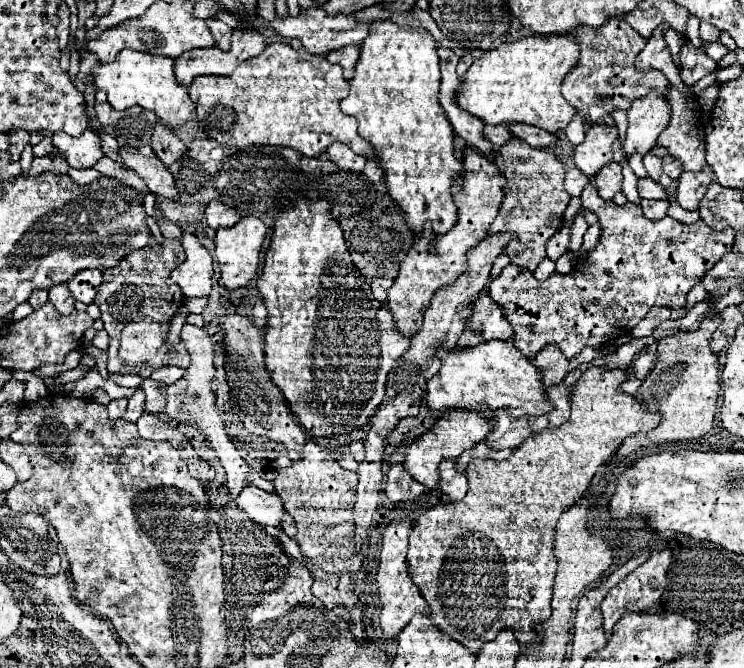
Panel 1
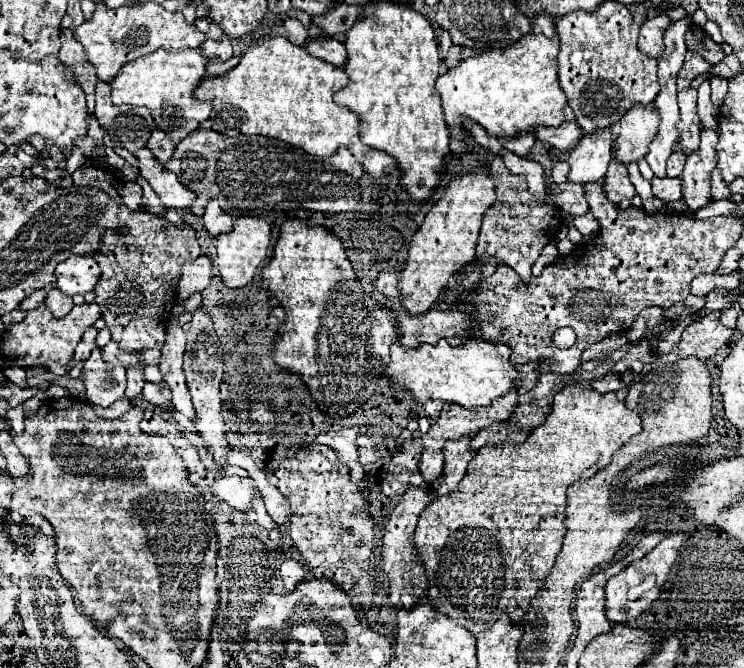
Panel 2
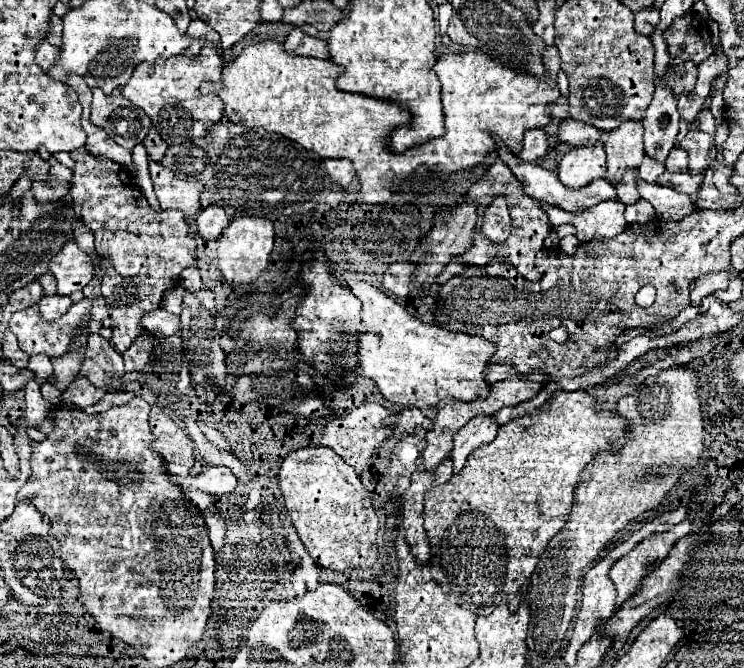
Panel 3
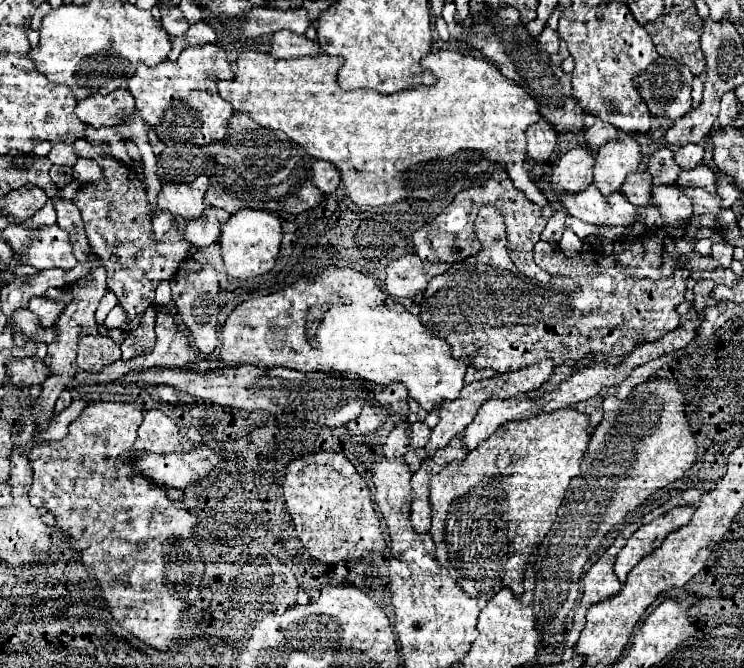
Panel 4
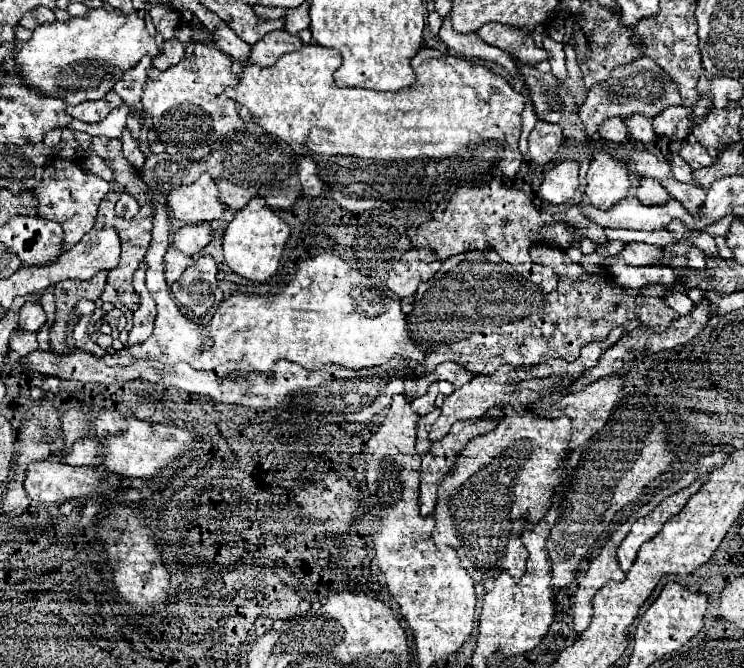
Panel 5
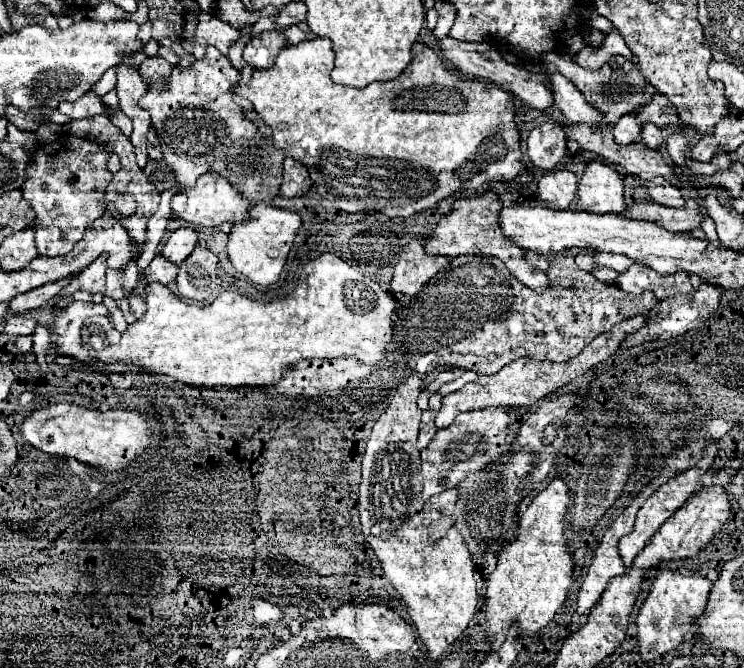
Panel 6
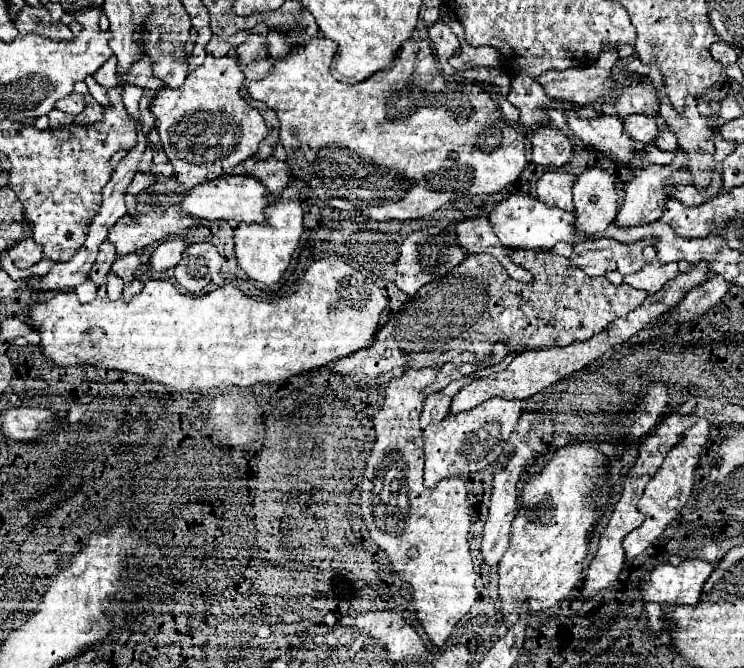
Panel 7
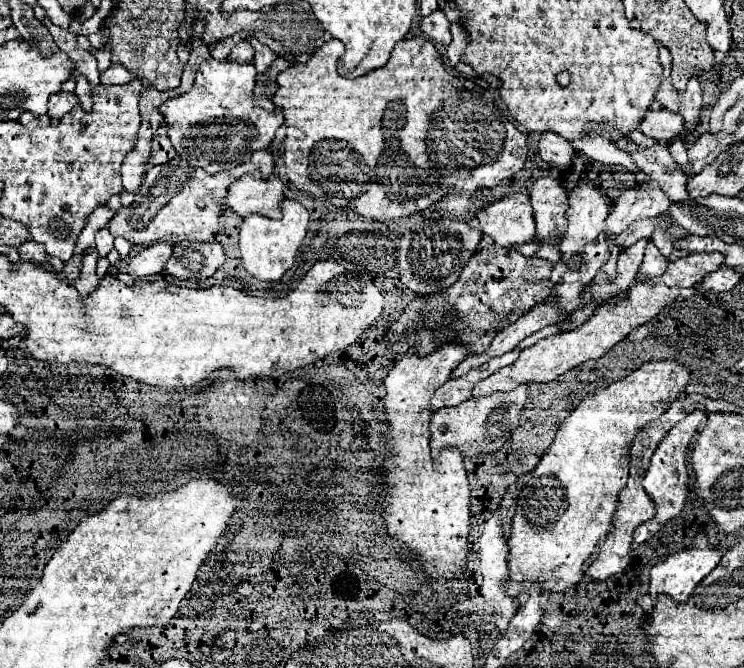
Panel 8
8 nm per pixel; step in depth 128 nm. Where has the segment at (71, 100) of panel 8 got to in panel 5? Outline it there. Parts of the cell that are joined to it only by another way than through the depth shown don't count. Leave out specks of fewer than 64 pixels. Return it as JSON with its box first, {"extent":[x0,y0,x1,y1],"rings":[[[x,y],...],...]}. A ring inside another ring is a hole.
{"extent":[68,90,122,122],"rings":[[[110,90],[102,100],[82,102],[78,106],[68,106],[68,114],[76,120],[82,120],[82,122],[102,122],[118,106],[122,106],[122,98],[114,90]]]}

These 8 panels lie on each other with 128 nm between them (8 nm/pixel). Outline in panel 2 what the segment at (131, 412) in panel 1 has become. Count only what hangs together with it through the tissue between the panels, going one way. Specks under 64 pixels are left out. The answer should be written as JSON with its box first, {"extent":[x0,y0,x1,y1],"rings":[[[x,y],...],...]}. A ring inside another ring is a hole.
{"extent":[126,364,144,402],"rings":[[[136,364],[132,368],[126,370],[126,376],[128,376],[128,388],[126,388],[126,398],[130,402],[134,402],[140,394],[142,394],[142,388],[144,388],[144,364]]]}

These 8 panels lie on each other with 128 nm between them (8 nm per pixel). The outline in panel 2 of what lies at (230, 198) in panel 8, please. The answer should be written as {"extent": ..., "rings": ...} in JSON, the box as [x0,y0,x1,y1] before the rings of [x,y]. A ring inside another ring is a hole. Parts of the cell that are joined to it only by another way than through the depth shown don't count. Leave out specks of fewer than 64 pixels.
{"extent":[136,148,196,210],"rings":[[[140,148],[136,154],[138,168],[144,180],[154,188],[154,192],[160,196],[162,204],[172,210],[186,210],[196,200],[196,194],[190,192],[186,186],[182,186],[176,178],[176,174],[168,172],[160,162],[156,162],[154,154],[148,148]]]}

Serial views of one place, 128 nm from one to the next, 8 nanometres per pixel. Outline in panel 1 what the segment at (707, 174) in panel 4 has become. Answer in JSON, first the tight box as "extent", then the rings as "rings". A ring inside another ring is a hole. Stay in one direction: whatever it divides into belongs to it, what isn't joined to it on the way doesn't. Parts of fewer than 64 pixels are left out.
{"extent":[638,178,668,200],"rings":[[[640,178],[638,180],[638,192],[640,192],[640,198],[648,198],[648,200],[668,200],[666,190],[660,184],[656,184],[654,180],[650,180],[650,178]]]}

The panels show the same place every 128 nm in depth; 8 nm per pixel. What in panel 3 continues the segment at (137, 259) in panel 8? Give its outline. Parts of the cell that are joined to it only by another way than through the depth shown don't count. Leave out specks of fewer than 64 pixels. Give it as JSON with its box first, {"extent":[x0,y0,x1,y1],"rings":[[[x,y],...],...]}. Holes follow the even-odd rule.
{"extent":[196,204,230,240],"rings":[[[212,204],[200,212],[196,224],[198,224],[198,234],[204,240],[216,240],[222,234],[222,230],[230,224],[230,218],[226,216],[222,206]]]}

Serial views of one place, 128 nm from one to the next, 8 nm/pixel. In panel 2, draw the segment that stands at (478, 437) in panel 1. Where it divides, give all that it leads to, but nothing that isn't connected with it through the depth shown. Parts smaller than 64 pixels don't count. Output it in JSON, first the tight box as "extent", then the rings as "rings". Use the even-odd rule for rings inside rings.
{"extent":[418,390,516,484],"rings":[[[516,390],[508,392],[506,396],[502,398],[496,398],[492,402],[490,408],[474,408],[474,410],[468,410],[468,408],[460,408],[458,404],[444,404],[442,408],[442,414],[440,418],[430,426],[430,430],[422,436],[422,458],[420,458],[420,464],[418,464],[418,472],[424,476],[424,480],[428,484],[436,482],[438,476],[442,476],[442,460],[444,460],[444,454],[442,454],[442,448],[448,440],[460,440],[464,436],[476,436],[476,432],[492,426],[494,422],[504,422],[510,418],[512,410],[516,408]]]}

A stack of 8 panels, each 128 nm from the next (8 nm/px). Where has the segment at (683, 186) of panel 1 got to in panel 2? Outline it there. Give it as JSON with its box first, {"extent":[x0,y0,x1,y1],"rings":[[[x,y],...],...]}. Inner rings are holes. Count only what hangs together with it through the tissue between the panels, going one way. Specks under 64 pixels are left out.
{"extent":[680,129,718,212],"rings":[[[703,129],[700,150],[692,152],[692,156],[688,156],[686,160],[680,178],[684,184],[682,200],[688,204],[692,212],[700,210],[710,202],[710,174],[716,168],[716,152],[714,152],[716,142],[718,142],[718,132]]]}

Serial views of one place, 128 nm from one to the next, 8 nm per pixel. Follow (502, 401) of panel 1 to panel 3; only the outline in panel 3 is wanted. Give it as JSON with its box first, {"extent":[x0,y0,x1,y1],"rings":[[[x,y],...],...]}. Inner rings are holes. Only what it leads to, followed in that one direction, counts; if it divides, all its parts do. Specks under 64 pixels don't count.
{"extent":[350,282,496,420],"rings":[[[354,282],[350,288],[354,296],[362,300],[362,324],[368,328],[358,340],[360,370],[378,384],[388,402],[416,406],[424,416],[434,420],[442,398],[450,395],[468,402],[490,394],[484,370],[496,352],[492,342],[462,332],[450,332],[436,324],[424,324],[366,282]]]}

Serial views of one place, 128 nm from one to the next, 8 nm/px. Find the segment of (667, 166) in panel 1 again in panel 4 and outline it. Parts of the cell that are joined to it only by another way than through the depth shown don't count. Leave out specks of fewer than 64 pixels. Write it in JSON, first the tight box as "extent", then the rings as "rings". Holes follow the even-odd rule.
{"extent":[674,144,704,170],"rings":[[[688,144],[674,150],[674,160],[682,170],[692,170],[702,162],[702,158],[704,158],[704,148],[696,144]]]}

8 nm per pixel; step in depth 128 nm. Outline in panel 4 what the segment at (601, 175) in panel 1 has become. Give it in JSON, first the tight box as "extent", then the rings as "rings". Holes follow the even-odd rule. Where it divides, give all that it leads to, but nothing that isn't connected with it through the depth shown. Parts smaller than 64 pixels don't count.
{"extent":[620,170,652,206],"rings":[[[646,170],[630,172],[628,180],[620,188],[620,192],[628,198],[628,202],[636,204],[636,206],[650,204],[650,200],[652,200],[650,190],[652,190],[652,178],[650,178],[650,174]]]}

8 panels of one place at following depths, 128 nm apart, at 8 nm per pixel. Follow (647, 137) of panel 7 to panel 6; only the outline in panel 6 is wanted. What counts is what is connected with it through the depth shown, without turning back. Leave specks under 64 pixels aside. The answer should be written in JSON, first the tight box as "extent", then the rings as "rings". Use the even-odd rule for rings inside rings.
{"extent":[612,116,640,144],"rings":[[[622,116],[614,126],[612,126],[612,134],[614,140],[618,144],[632,144],[636,140],[640,140],[640,124],[636,122],[634,116]]]}

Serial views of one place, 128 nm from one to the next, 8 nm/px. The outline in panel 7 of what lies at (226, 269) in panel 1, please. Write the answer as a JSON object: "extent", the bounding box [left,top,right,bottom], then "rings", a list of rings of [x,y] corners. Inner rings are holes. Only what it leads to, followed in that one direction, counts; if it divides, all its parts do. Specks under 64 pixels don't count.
{"extent":[234,202,304,284],"rings":[[[272,202],[264,210],[264,216],[268,216],[266,224],[240,224],[234,232],[234,252],[238,266],[256,282],[262,284],[274,284],[282,278],[286,272],[292,252],[298,246],[300,234],[304,230],[302,226],[302,208],[298,202]]]}

